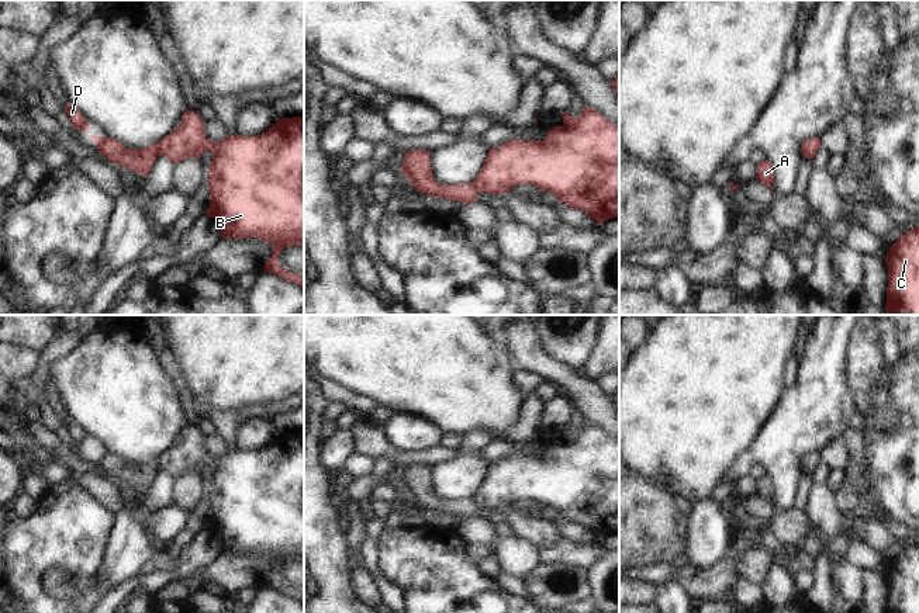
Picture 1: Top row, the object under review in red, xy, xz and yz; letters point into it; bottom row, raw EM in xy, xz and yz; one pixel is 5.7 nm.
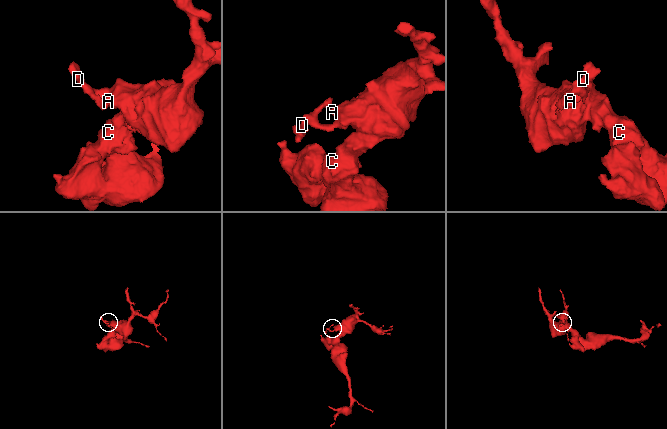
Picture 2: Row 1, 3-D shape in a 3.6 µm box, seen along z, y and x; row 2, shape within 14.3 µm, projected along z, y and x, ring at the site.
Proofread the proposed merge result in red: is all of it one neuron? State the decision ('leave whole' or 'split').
split

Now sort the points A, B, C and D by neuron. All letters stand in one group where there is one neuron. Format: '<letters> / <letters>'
A B C / D

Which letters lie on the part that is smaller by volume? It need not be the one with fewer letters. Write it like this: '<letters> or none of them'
D

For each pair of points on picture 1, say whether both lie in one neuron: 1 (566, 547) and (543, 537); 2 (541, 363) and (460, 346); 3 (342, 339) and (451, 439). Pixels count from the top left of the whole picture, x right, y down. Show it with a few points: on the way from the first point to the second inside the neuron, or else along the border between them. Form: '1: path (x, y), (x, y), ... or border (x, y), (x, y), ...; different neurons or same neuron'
1: border (562, 539), (538, 547); different neurons
2: border (497, 336), (511, 355); different neurons
3: border (444, 433), (458, 433), (462, 437); different neurons

